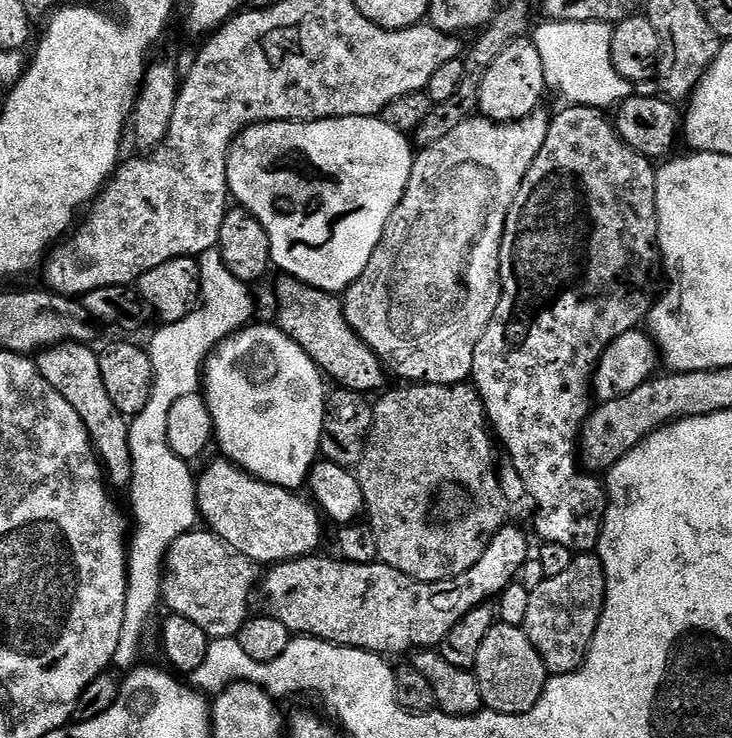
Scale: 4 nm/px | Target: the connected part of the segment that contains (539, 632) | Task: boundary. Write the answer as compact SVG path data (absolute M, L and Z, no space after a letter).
M576 554L563 574L554 574L541 581L530 591L522 627L551 675L570 674L584 665L588 647L598 630L606 598L604 567L599 555Z

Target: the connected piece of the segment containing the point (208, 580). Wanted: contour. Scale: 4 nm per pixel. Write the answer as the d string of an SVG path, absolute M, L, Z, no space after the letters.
M211 530L200 531L182 534L168 548L158 584L159 595L160 592L164 595L164 604L171 615L190 618L212 640L239 637L240 627L250 616L248 603L252 600L252 587L258 584L257 565L231 551L227 542Z

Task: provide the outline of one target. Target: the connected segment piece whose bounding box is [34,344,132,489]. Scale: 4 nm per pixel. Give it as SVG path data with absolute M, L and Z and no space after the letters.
M56 344L46 348L34 360L37 370L74 406L78 418L82 420L88 437L92 440L92 451L113 489L127 489L132 482L132 459L130 458L130 442L128 441L129 421L117 412L114 402L110 402L110 394L106 394L106 384L102 382L100 357L97 349L88 344Z

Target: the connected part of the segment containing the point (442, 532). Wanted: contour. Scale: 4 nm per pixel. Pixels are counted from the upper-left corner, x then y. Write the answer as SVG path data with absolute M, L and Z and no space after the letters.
M408 382L400 387L404 388L396 388L393 392L385 391L379 397L381 400L375 401L368 441L364 447L360 463L354 469L358 482L362 486L366 523L371 528L377 543L379 563L390 566L418 582L433 584L443 580L452 580L458 574L466 574L466 570L470 570L470 566L474 566L474 562L478 562L478 558L482 558L486 546L492 541L496 531L505 527L506 524L506 520L504 520L504 512L506 513L504 495L500 489L500 479L496 476L498 459L496 460L495 454L492 453L494 436L490 431L488 417L484 415L484 403L481 402L480 395L476 393L476 389L471 383L422 384Z

